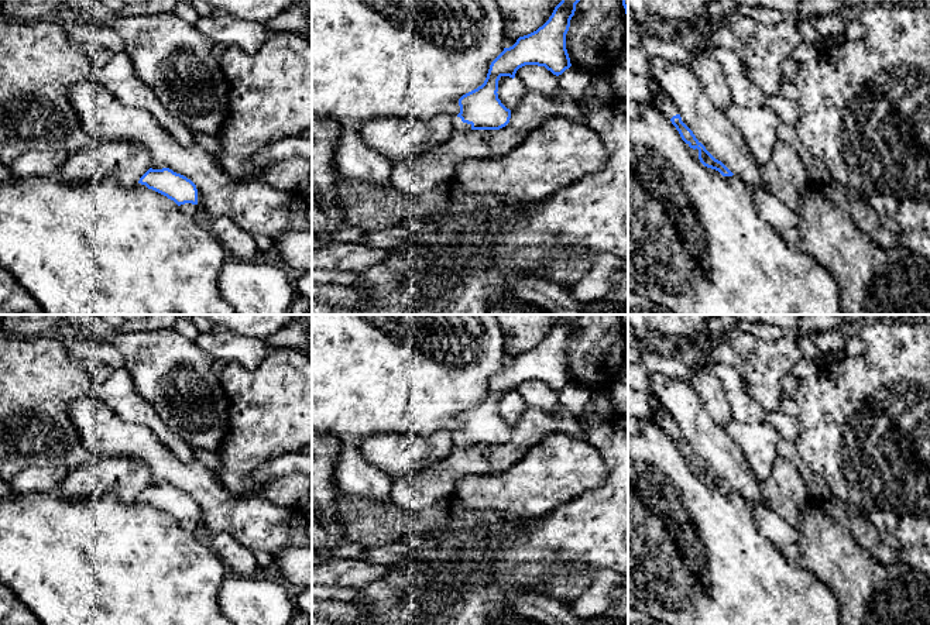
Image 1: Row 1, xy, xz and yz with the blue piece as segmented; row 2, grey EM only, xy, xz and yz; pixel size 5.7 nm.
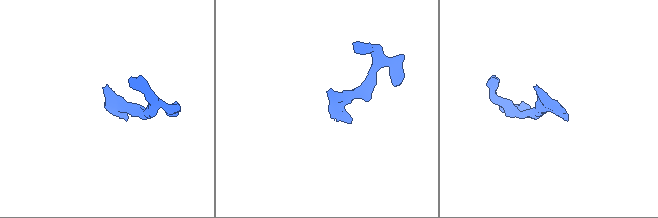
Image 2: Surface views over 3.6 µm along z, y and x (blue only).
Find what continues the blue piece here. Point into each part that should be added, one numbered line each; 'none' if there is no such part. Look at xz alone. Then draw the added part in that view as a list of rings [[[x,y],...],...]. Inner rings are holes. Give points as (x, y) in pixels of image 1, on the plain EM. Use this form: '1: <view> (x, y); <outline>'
1: xz (459, 442); [[[454,432],[452,435],[454,449],[469,449],[471,447],[471,440],[463,439],[460,433]]]

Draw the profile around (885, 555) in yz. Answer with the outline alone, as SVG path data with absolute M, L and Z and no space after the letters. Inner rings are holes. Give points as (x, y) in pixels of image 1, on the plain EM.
M882 542L869 549L869 554L882 564L898 563L898 552Z

